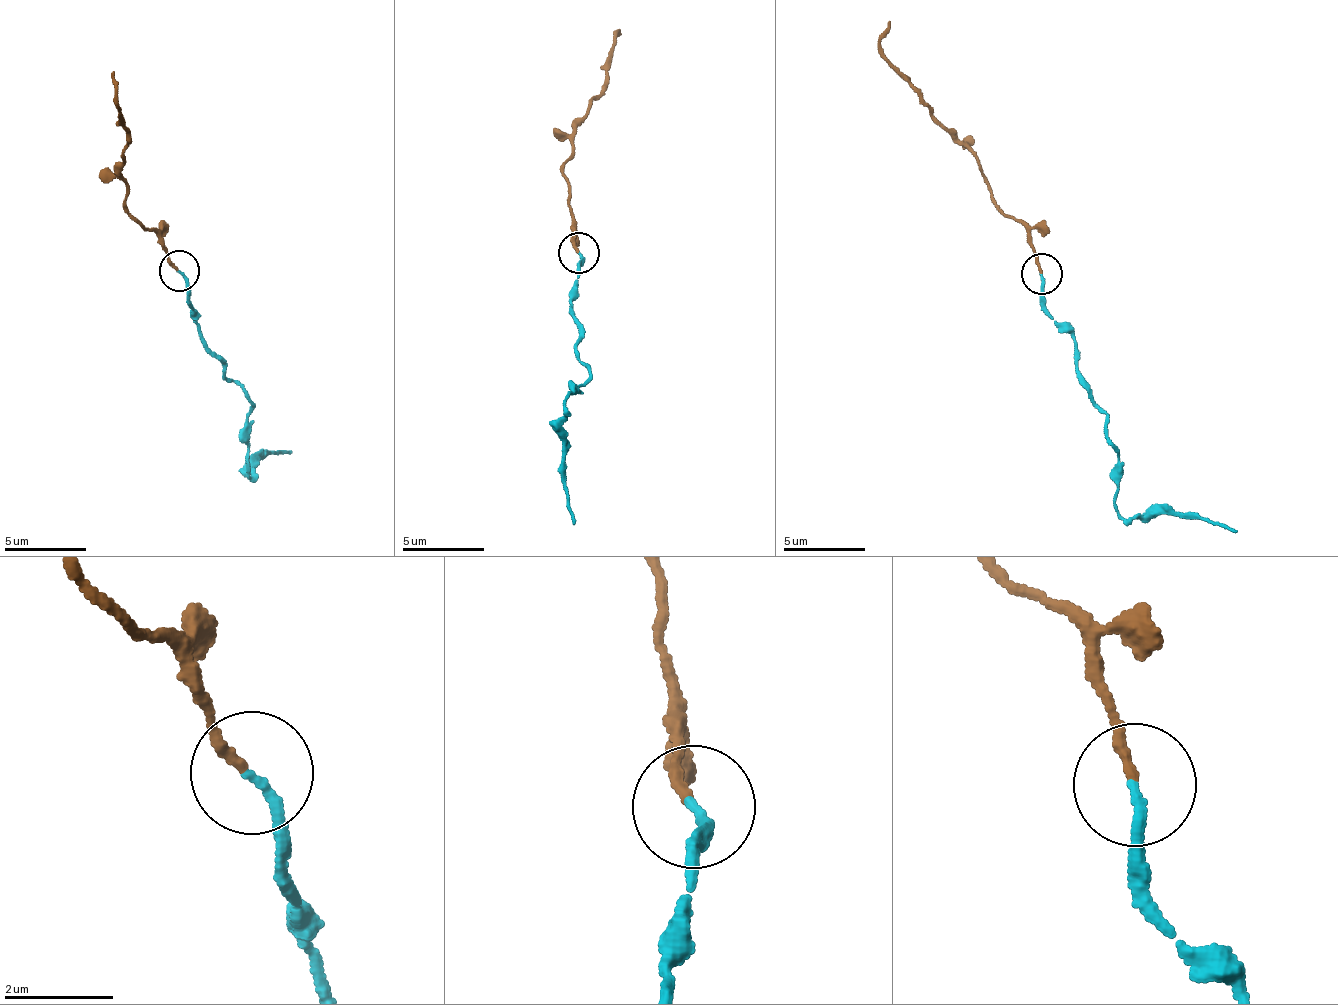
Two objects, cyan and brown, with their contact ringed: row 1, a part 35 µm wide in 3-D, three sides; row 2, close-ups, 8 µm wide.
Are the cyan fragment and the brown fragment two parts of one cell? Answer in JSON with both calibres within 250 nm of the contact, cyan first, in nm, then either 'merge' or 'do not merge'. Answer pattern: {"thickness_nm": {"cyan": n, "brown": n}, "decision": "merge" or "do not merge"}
{"thickness_nm": {"cyan": 200, "brown": 180}, "decision": "merge"}

